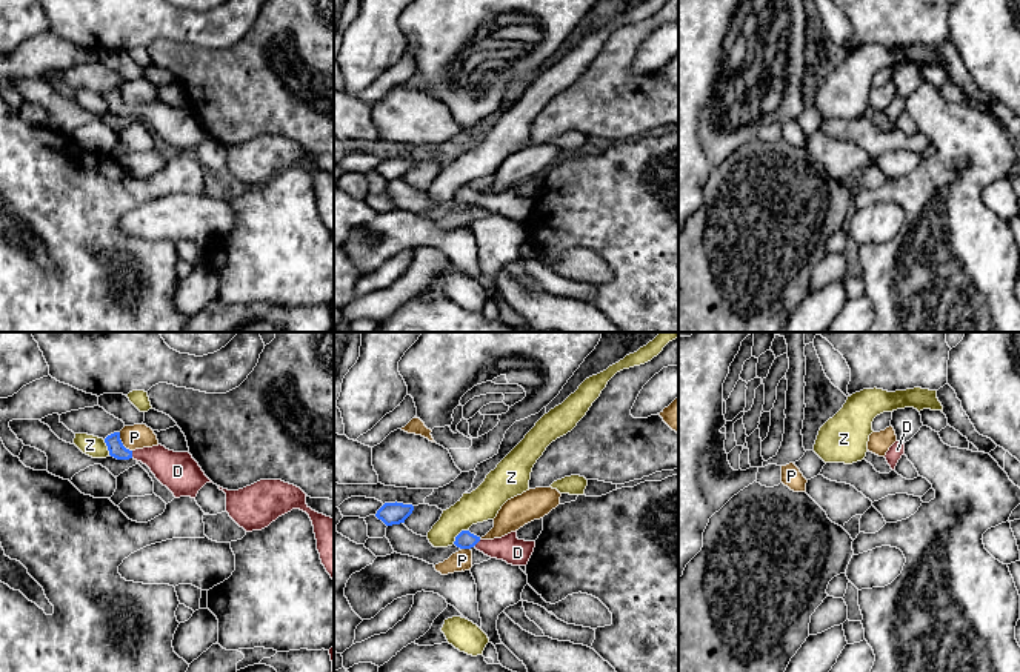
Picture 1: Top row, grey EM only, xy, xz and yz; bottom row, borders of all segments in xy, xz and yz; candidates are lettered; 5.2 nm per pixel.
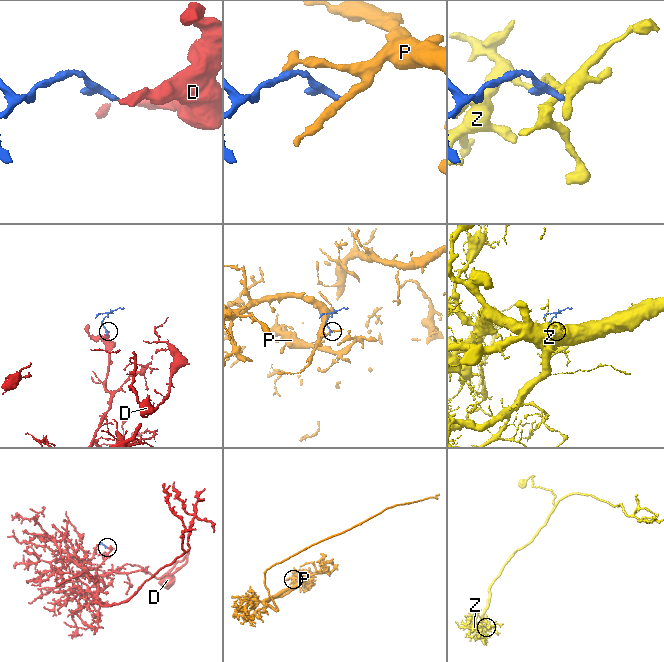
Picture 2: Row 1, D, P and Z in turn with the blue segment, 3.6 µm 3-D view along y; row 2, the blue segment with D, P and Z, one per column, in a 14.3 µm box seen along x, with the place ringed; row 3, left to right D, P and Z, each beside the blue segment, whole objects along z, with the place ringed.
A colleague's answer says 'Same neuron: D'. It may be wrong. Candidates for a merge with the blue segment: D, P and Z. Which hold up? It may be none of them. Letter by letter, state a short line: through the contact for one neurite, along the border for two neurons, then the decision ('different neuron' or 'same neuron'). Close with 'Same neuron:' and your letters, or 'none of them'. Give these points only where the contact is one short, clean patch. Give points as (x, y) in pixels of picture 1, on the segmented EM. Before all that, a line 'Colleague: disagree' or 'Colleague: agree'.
Colleague: agree
D: line xy (116, 448), (123, 454), (131, 454), (156, 457), (176, 471); same neuron
P: line xy (119, 432), (120, 442), (131, 451); different neuron
Z: line xz (466, 529), (453, 543); different neuron
Same neuron: D

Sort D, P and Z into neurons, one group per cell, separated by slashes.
D / P / Z

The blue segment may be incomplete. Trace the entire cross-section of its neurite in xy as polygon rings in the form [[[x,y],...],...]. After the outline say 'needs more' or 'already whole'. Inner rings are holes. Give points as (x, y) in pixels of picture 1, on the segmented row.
[[[120,432],[108,435],[105,443],[111,457],[117,460],[134,458],[146,464],[175,498],[195,498],[206,483],[212,483],[189,452],[174,452],[162,444],[129,451],[123,446]]]; needs more

